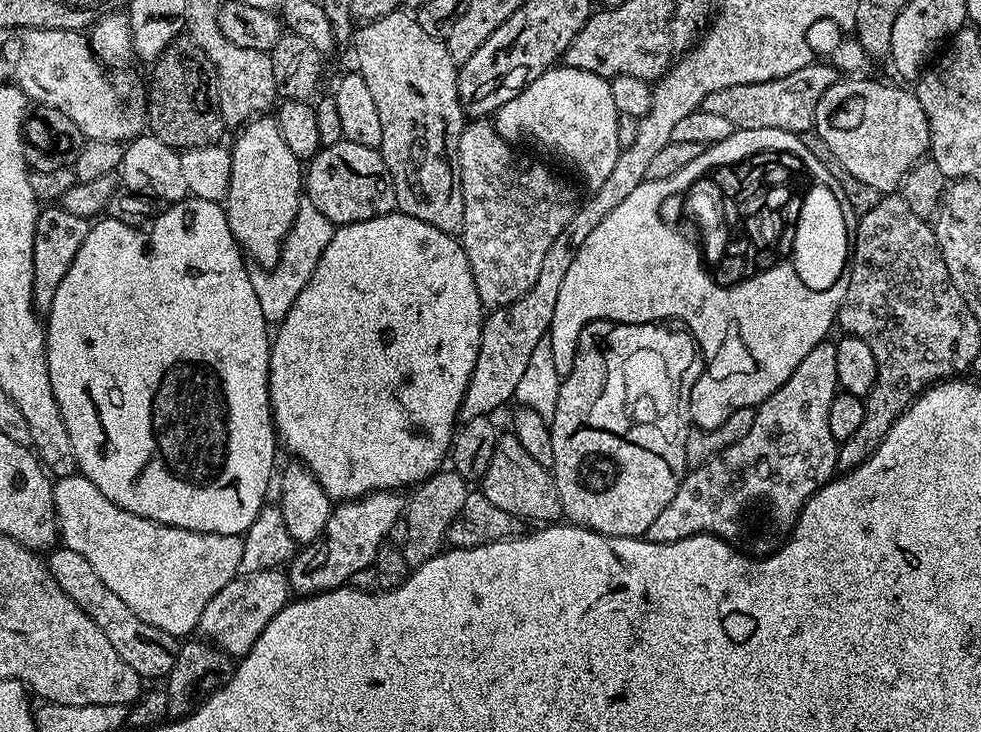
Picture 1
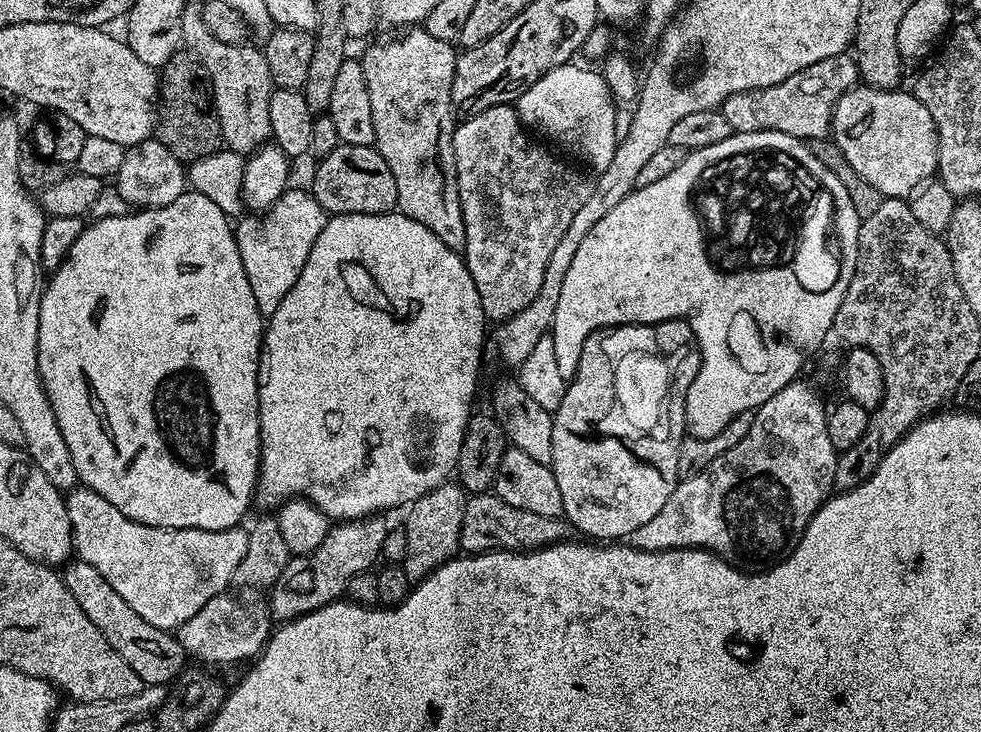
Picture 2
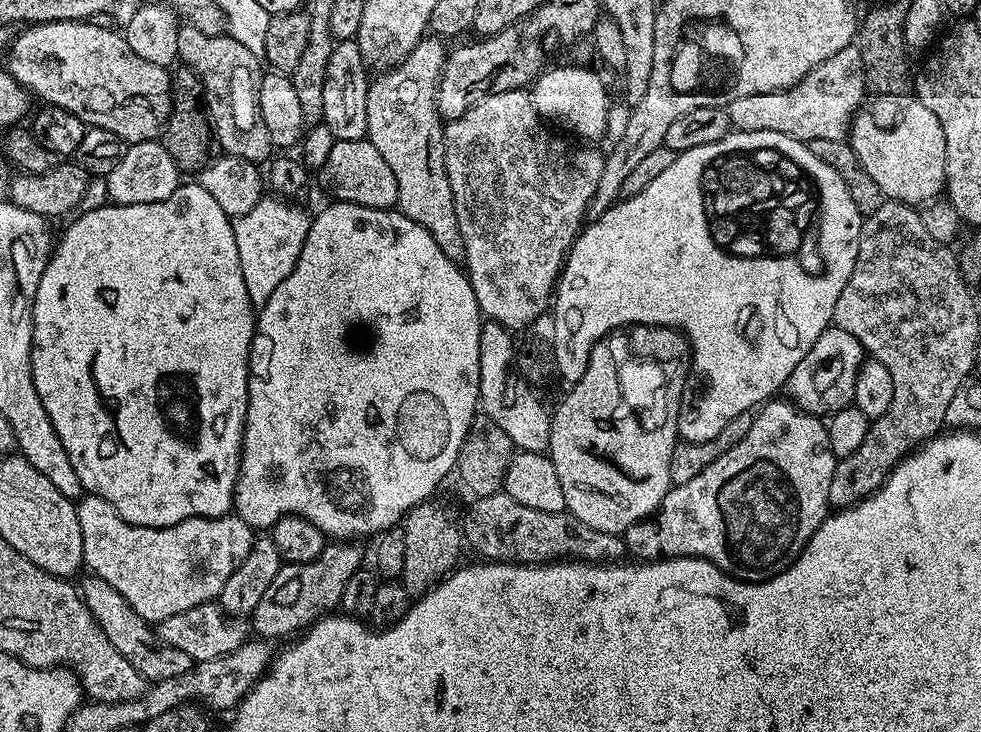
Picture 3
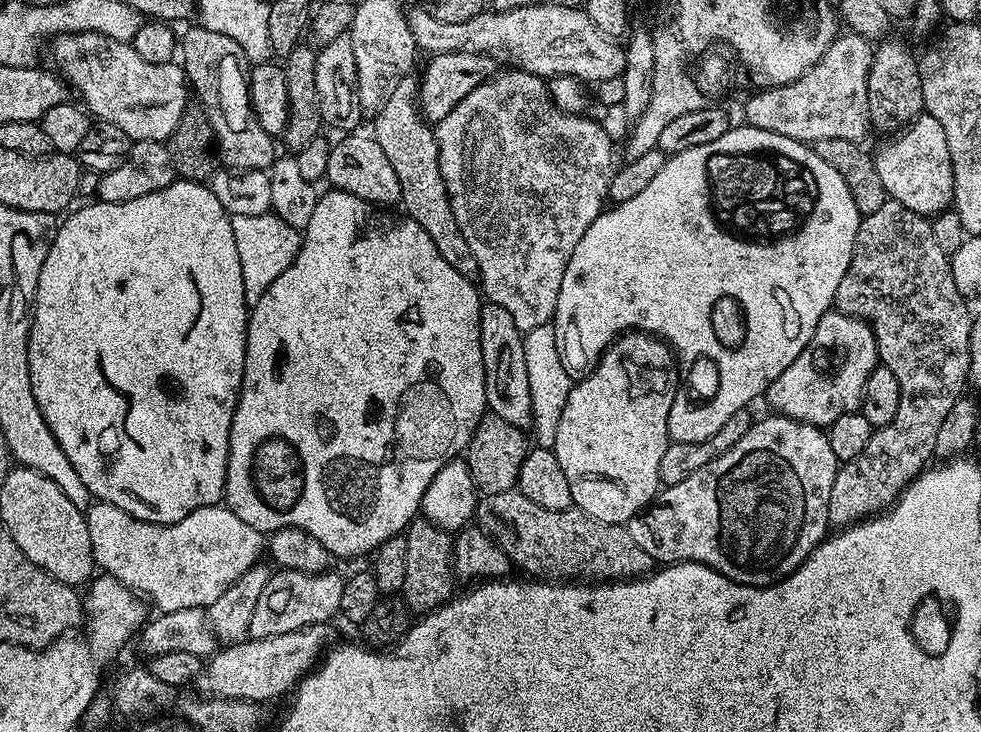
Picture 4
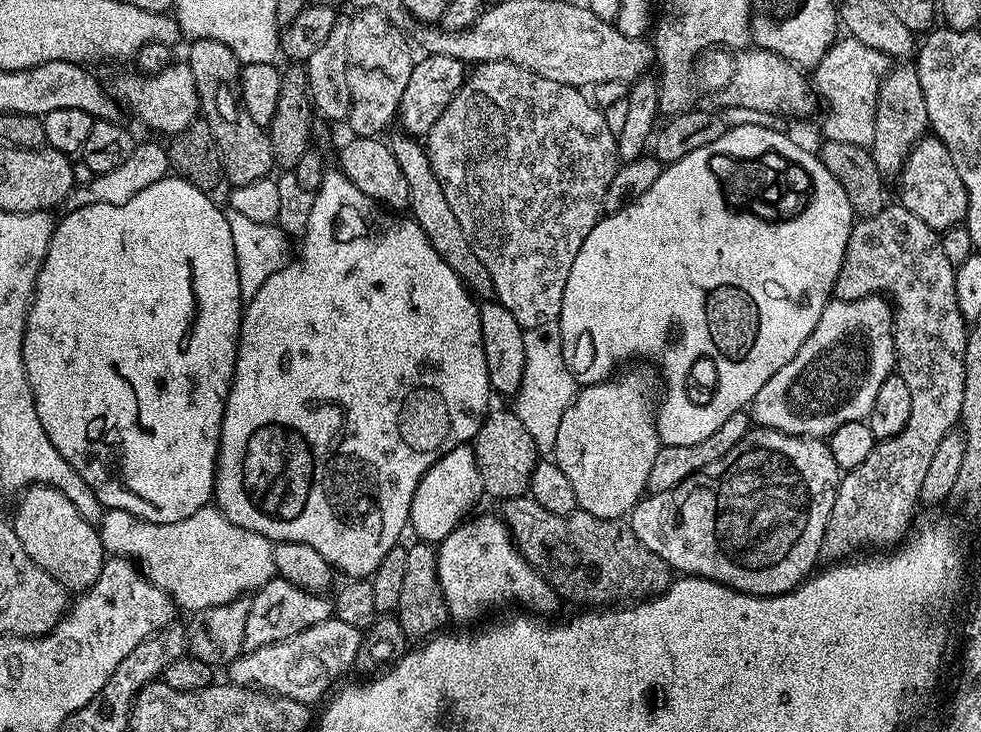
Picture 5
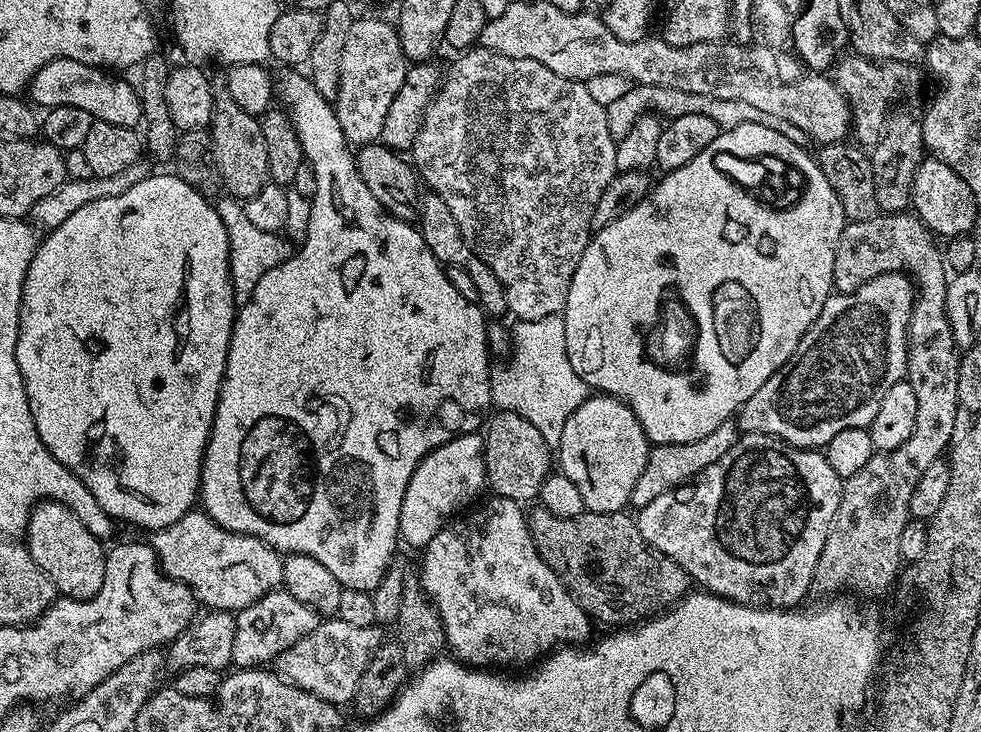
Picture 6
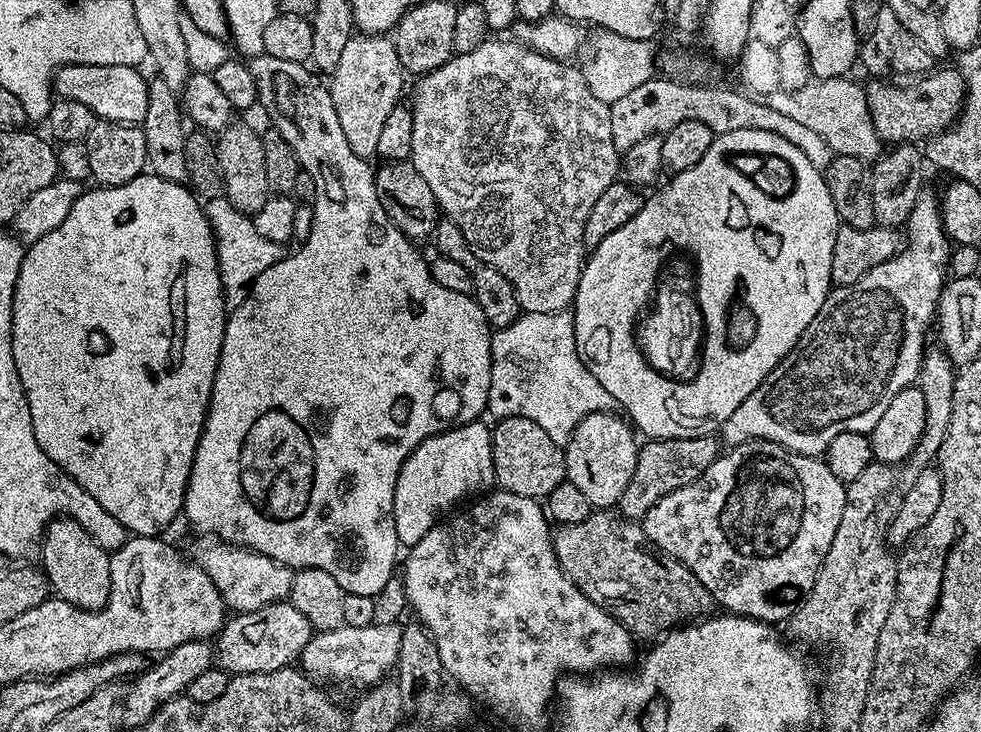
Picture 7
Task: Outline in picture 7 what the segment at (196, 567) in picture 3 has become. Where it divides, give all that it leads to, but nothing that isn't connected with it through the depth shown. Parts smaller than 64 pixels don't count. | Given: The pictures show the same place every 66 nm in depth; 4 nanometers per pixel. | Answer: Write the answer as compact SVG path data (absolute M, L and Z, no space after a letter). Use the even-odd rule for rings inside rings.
M208 542L208 545L201 550L200 556L198 555L198 563L201 568L206 570L206 574L210 574L210 578L214 582L218 594L224 599L225 605L236 614L262 610L262 606L287 601L292 589L293 569L274 562L274 558L266 558L262 554L252 552L249 548L238 548L227 542Z

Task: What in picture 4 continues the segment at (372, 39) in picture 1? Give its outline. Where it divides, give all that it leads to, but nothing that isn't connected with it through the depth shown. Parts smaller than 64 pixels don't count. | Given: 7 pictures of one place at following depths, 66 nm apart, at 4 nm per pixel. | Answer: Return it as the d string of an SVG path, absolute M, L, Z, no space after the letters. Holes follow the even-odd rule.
M412 78L400 80L373 120L376 121L370 129L371 135L378 146L382 146L386 158L390 158L394 174L398 174L400 204L408 219L418 222L418 226L430 234L430 242L434 242L438 254L442 254L442 258L446 258L446 262L450 262L458 274L475 281L480 275L478 258L474 258L466 238L462 238L462 230L458 230L458 222L446 194L446 182L442 182L442 170L438 166L436 133L433 125L420 112L417 81Z

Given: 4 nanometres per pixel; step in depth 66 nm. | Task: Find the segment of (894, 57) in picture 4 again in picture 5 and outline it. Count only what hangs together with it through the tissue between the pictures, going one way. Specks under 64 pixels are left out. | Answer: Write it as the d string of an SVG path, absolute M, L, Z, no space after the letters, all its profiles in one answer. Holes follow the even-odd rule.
M912 62L897 63L884 75L874 114L874 142L870 151L881 176L899 177L912 147L923 140L928 131L926 98L922 94L922 82L918 82L916 65Z

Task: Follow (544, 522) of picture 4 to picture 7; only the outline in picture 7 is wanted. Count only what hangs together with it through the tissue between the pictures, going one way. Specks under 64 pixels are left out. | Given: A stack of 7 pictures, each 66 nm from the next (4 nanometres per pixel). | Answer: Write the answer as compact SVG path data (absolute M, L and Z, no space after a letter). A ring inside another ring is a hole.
M593 510L582 522L559 525L555 529L552 545L562 570L575 582L578 590L582 590L590 602L602 606L602 610L613 616L637 641L655 641L672 629L707 617L713 611L714 601L710 590L706 590L706 586L694 578L691 570L654 546L637 521L627 520L615 511Z

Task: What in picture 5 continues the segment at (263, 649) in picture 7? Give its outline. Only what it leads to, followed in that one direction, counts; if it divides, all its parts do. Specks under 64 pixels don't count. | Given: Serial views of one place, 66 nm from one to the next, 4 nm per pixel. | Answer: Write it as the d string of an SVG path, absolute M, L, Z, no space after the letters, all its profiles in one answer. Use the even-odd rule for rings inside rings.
M274 578L257 588L251 601L244 639L245 649L248 650L282 642L282 638L290 638L310 626L318 626L318 622L331 620L334 616L333 601L327 595L307 592L291 584L289 580L279 578Z

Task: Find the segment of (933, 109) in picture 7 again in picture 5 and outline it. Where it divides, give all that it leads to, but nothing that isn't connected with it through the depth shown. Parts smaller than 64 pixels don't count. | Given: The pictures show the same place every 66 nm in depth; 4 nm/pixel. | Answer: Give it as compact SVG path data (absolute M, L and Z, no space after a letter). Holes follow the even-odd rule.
M849 34L830 45L822 62L818 62L814 69L814 92L822 101L822 108L825 108L824 140L850 142L859 148L871 149L878 90L884 75L893 66L886 53L869 48Z

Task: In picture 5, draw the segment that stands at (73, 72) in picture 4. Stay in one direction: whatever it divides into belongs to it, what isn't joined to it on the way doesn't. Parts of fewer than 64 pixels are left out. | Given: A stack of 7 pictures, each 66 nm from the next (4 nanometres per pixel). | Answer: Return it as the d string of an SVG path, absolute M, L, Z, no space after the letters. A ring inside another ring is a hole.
M173 62L162 71L145 76L132 72L124 72L117 78L114 95L117 101L126 105L126 108L128 103L129 110L136 112L137 118L146 127L153 128L156 132L175 134L197 123L201 115L200 98L195 86L194 74L187 62L180 62L180 64Z

